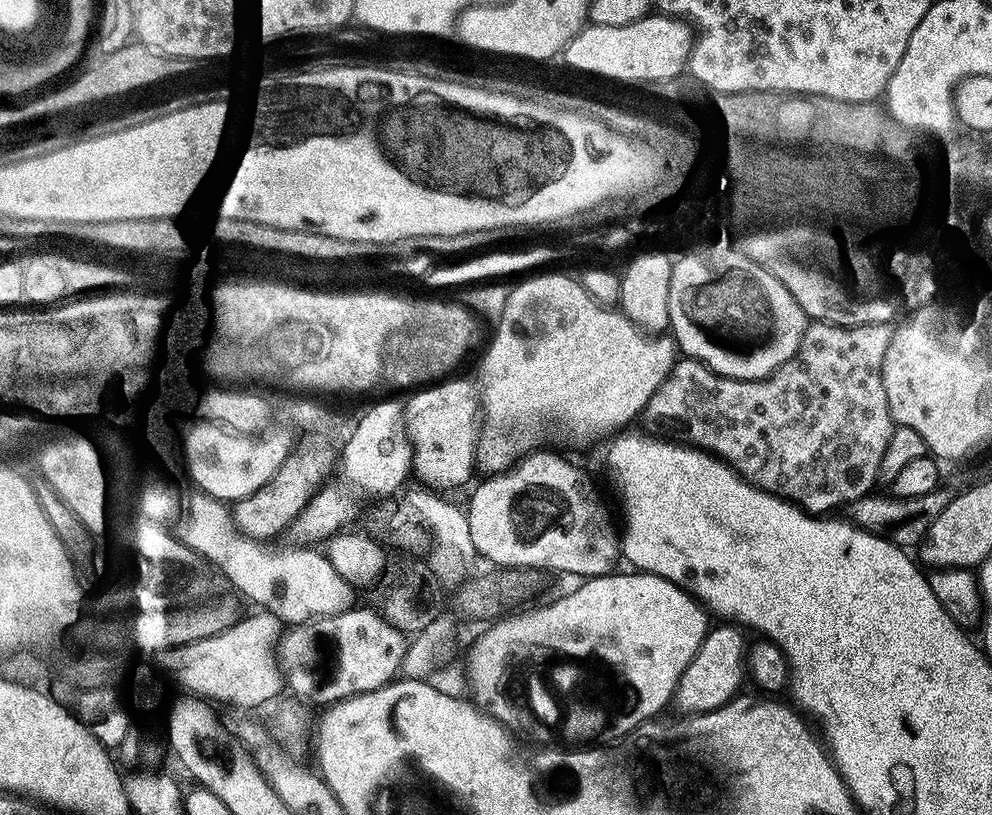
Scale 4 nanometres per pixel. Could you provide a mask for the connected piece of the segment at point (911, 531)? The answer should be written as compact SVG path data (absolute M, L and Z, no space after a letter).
M946 482L930 493L916 499L902 499L888 494L885 496L869 494L847 505L846 516L851 523L865 532L883 536L891 544L905 550L912 550L919 547L925 534L929 532L930 526L934 524L934 519L942 514L946 506L950 506L950 502L957 497L961 490L961 485Z

